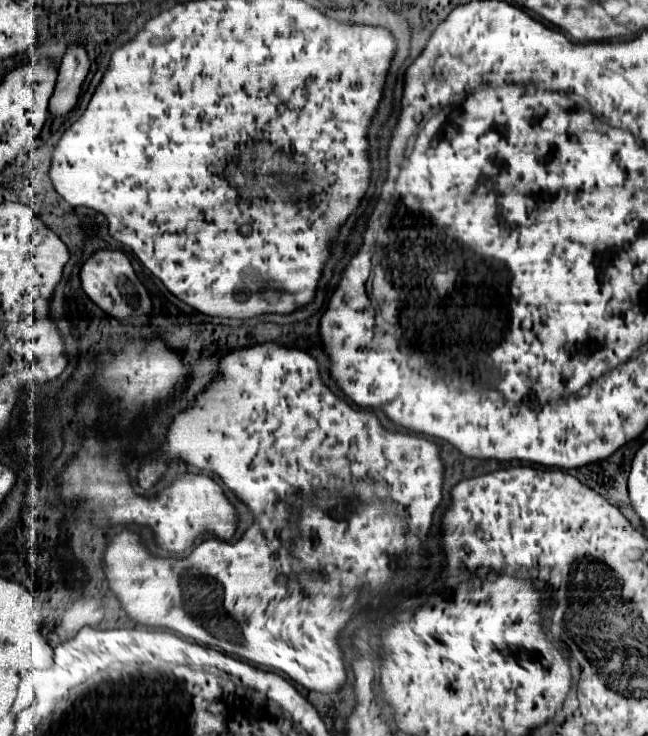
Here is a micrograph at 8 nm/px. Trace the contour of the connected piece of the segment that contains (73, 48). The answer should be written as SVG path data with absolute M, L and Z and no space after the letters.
M83 42L69 44L69 50L65 52L59 66L53 98L49 102L51 114L65 116L73 110L81 92L81 84L87 78L87 74L89 74L89 56L87 56L85 44Z

